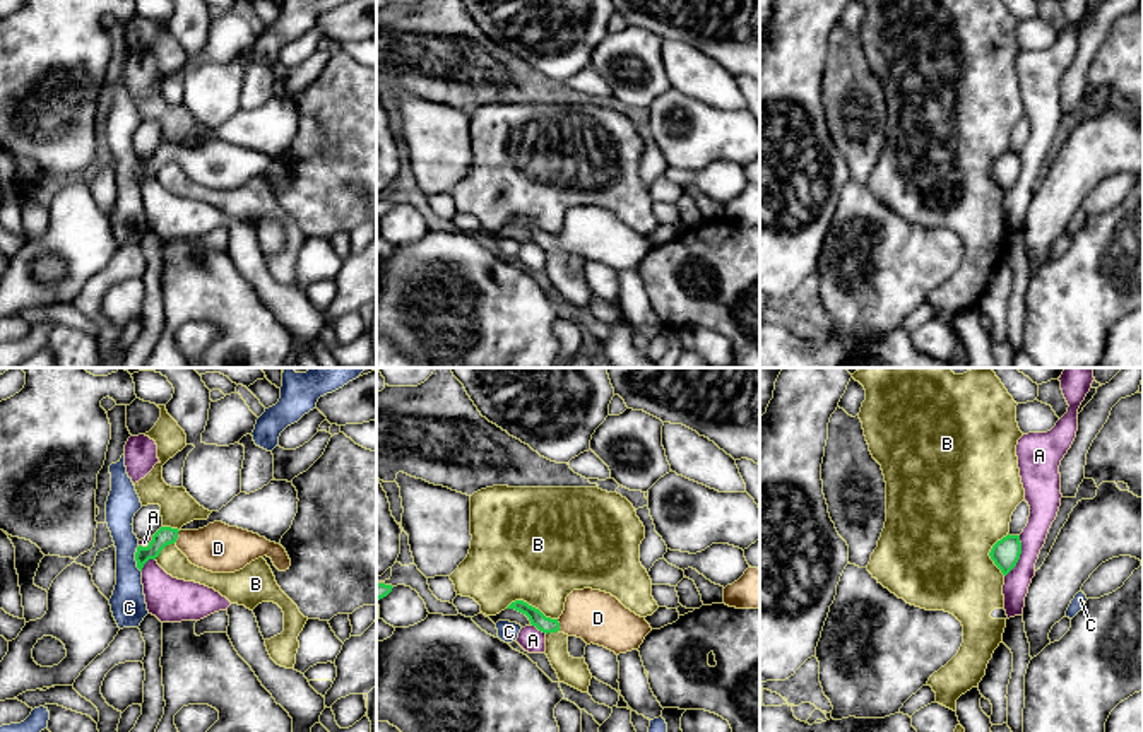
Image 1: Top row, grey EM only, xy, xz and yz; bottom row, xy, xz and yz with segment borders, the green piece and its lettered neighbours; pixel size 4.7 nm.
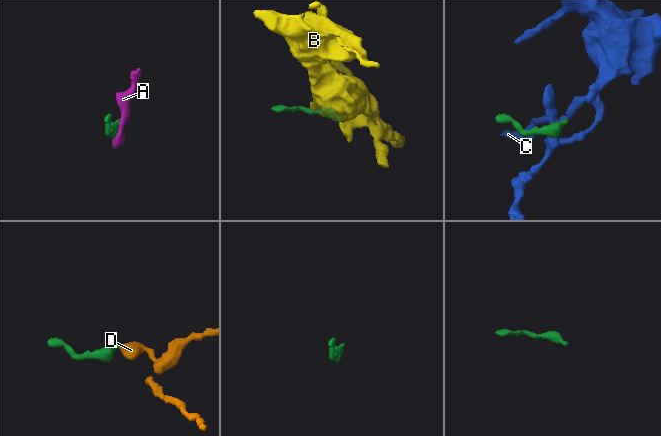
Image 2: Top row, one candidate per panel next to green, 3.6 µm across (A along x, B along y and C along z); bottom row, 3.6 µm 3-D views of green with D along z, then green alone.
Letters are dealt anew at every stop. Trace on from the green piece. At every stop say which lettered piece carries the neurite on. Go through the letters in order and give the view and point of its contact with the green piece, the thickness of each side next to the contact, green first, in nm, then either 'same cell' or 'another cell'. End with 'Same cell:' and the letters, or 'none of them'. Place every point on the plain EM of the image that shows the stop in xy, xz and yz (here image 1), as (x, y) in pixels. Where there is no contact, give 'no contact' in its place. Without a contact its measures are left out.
A: yz (1018, 173) | 140/130 nm | another cell
B: xz (531, 223) | 80/460 nm | another cell
C: xy (136, 177) | 90/170 nm | another cell
D: xy (177, 154) | 90/240 nm | same cell
Same cell: D

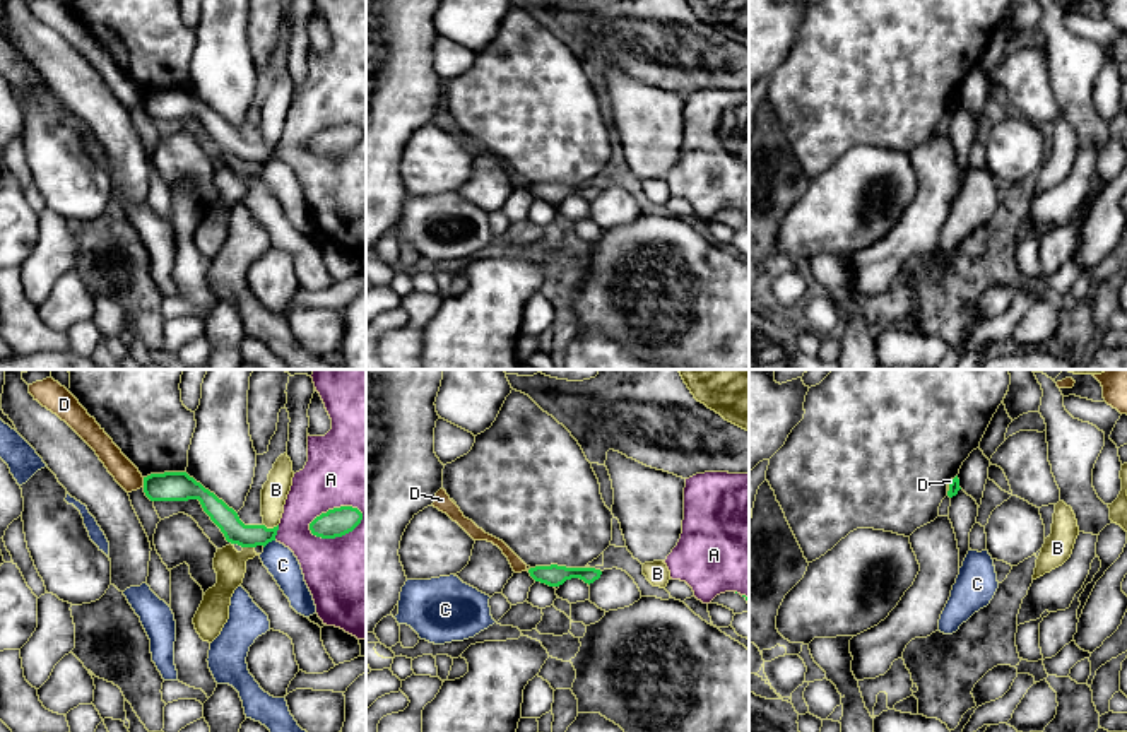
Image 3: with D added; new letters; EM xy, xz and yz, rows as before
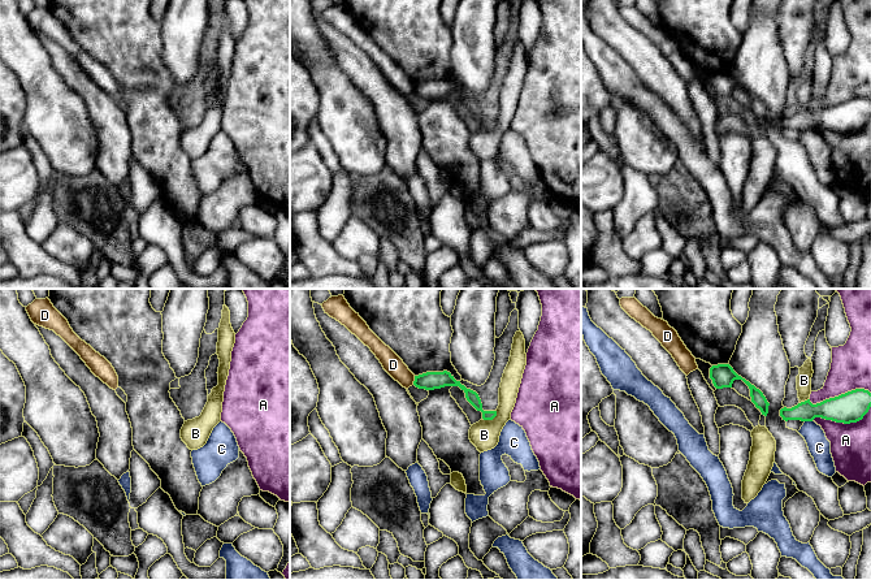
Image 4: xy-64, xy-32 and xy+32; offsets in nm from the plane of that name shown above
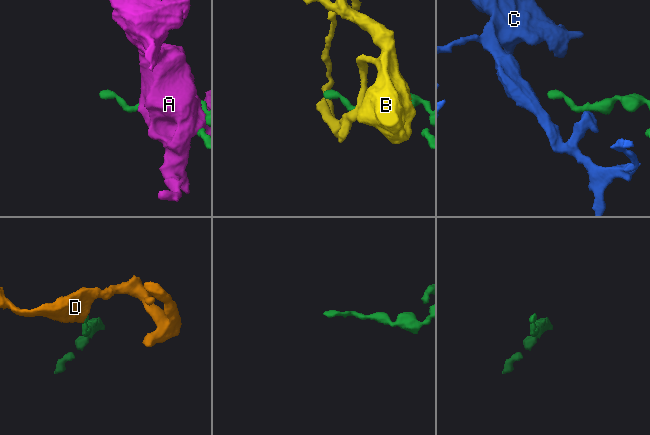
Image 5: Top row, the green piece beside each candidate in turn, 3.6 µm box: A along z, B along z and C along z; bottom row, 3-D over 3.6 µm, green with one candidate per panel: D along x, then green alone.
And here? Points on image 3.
A: xy (334, 125) | 140/420 nm | another cell
B: xy (271, 146) | 110/120 nm | another cell
C: xy (269, 158) | 110/150 nm | another cell
D: xy (144, 100) | 140/110 nm | another cell
Same cell: none of them

